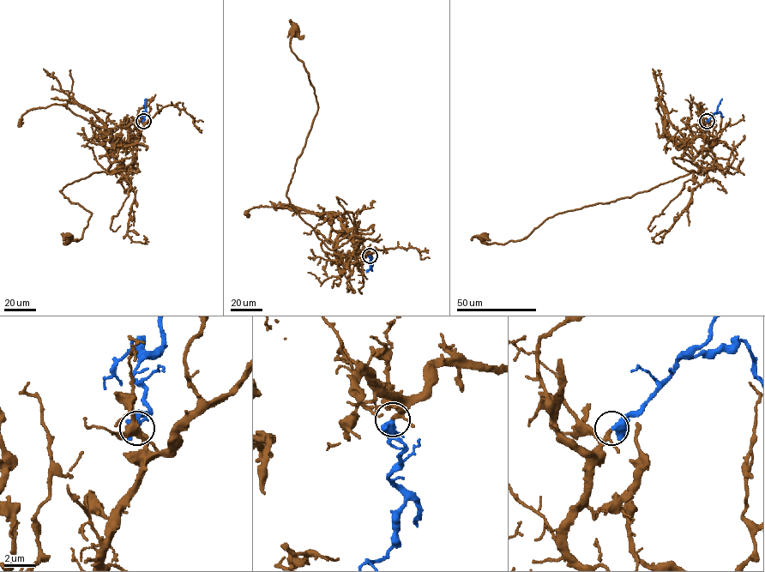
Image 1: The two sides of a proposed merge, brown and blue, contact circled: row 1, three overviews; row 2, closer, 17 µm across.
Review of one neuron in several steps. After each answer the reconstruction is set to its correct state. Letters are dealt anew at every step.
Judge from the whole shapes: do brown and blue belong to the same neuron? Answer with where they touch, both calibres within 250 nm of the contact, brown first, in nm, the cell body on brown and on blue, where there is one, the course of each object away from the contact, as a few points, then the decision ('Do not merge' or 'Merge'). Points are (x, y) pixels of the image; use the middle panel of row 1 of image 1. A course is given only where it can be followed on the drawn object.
Place: (370, 255). Thickness 220 nm (brown) against 600 nm. Soma of brown: (293, 32). Soma of blue: none. Course of brown: (370, 255), (334, 248), (358, 220), (330, 249), (286, 196), (317, 109), (290, 45), (296, 32). Course of blue: (370, 255), (372, 271). Merge

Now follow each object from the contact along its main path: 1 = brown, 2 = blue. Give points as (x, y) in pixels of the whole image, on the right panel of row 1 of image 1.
1: (706, 121), (708, 146), (691, 162), (671, 159), (699, 174), (556, 213), (521, 239), (487, 243), (483, 237)
2: (706, 121), (716, 111), (722, 99)

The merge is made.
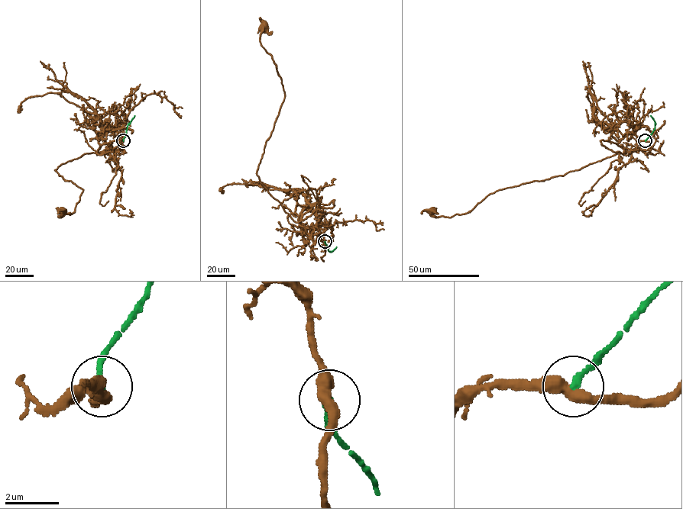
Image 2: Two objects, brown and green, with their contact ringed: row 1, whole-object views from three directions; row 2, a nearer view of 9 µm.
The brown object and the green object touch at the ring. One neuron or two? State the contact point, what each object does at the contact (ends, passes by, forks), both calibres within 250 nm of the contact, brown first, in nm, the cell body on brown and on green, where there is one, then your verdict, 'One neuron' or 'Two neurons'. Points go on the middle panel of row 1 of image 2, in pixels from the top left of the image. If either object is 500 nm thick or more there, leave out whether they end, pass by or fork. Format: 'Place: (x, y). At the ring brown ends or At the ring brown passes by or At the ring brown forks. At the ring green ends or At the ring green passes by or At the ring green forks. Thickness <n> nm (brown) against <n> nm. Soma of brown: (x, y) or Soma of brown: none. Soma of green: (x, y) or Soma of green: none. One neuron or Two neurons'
Place: (325, 241). At the ring brown passes by. At the ring green ends. Thickness 440 nm (brown) against 220 nm. Soma of brown: (263, 28). Soma of green: none. Two neurons

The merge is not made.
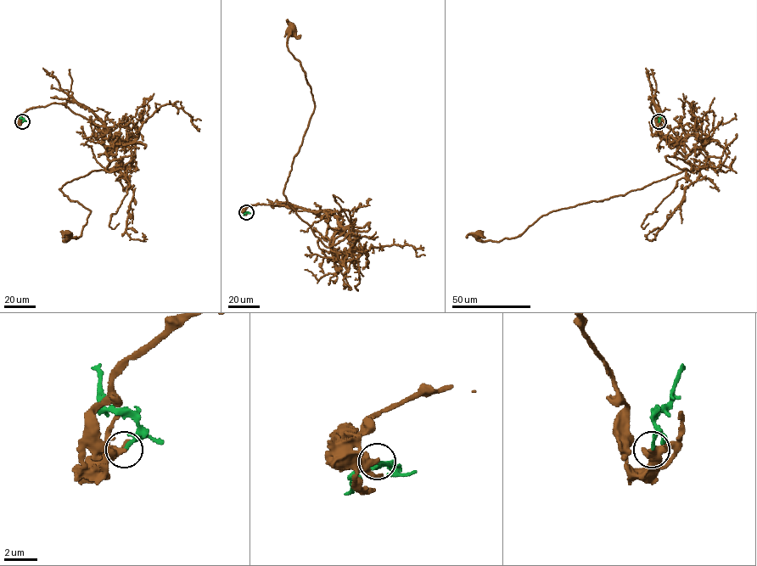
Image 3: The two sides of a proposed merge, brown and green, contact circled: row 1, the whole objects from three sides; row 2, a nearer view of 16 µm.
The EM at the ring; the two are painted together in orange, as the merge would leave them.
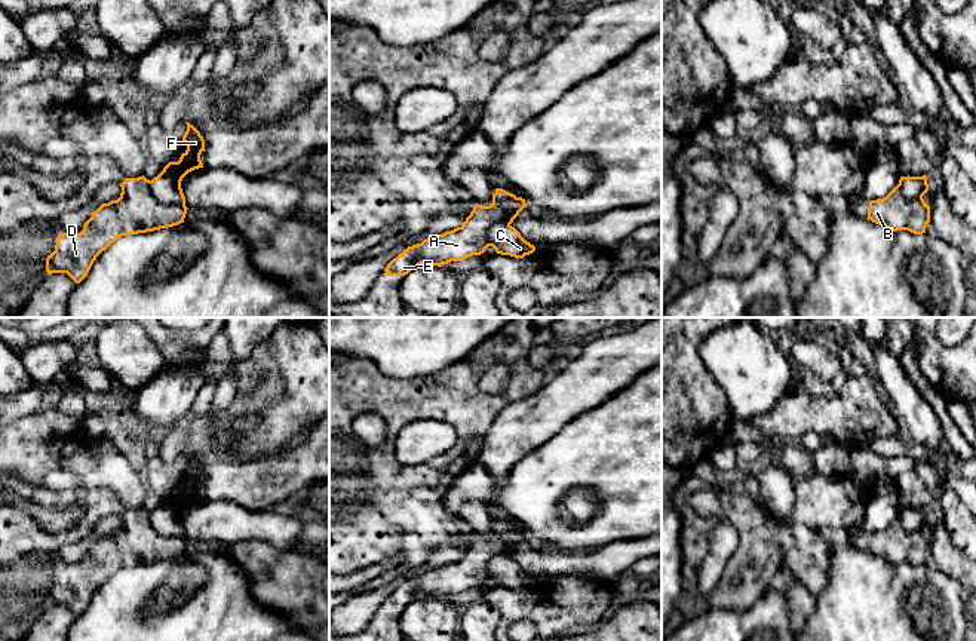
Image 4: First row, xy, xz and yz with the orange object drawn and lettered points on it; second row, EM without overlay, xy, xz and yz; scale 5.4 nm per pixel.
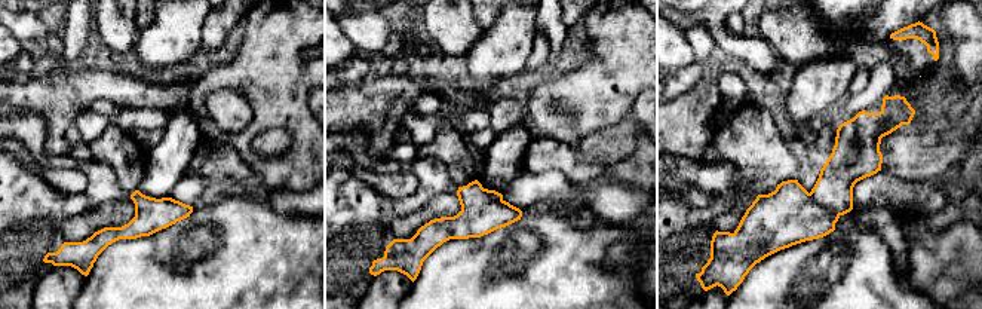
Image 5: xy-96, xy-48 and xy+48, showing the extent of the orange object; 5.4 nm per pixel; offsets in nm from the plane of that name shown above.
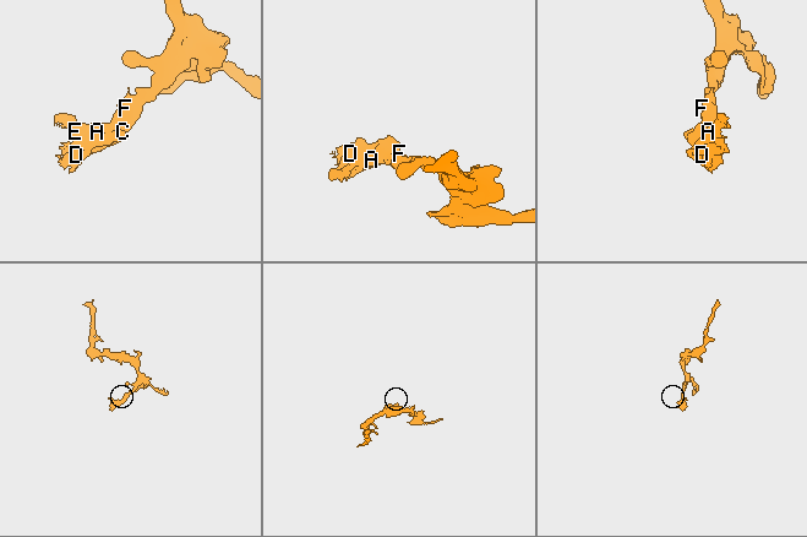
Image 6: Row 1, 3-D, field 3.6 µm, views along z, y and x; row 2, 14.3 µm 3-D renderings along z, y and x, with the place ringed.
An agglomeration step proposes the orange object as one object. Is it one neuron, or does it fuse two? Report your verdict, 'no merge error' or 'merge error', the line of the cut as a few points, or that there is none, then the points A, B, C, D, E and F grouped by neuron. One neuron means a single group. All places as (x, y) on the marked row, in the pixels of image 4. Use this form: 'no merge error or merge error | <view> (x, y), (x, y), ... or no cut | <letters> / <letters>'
merge error | xy (149, 181), (150, 190), (156, 198), (184, 206) | A B D E / C F

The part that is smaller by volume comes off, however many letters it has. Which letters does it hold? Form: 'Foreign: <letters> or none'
Foreign: A, B, D, E

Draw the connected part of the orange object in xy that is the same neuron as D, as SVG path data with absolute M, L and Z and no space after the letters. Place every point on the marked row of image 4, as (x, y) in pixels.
M144 175L125 178L120 187L120 197L102 203L80 233L58 236L55 251L46 258L47 275L67 273L76 283L80 283L96 257L119 237L184 223L188 208L156 199L150 180Z

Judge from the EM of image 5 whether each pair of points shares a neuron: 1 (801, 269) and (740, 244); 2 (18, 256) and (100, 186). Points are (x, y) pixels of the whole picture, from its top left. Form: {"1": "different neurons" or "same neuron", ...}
{"1": "different neurons", "2": "same neuron"}

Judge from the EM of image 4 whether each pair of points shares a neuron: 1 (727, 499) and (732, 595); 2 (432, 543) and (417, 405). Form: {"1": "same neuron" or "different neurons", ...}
{"1": "same neuron", "2": "same neuron"}

